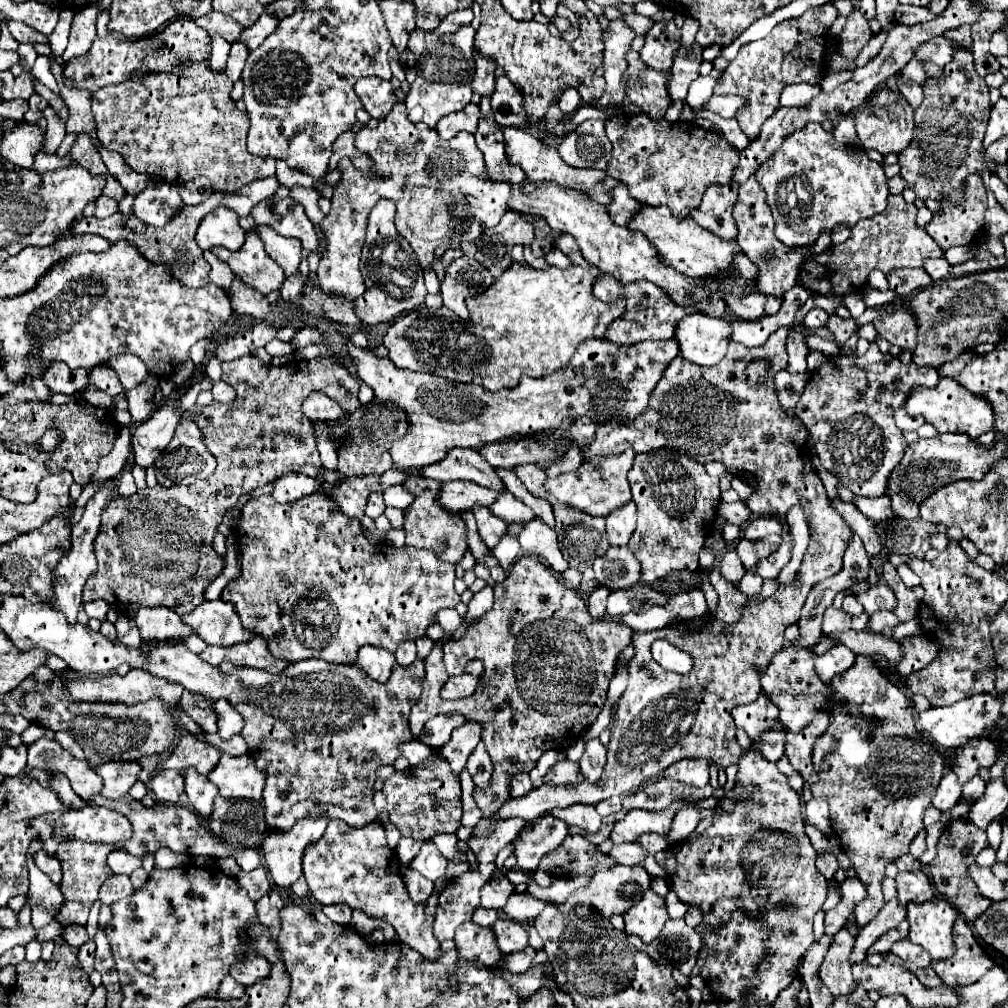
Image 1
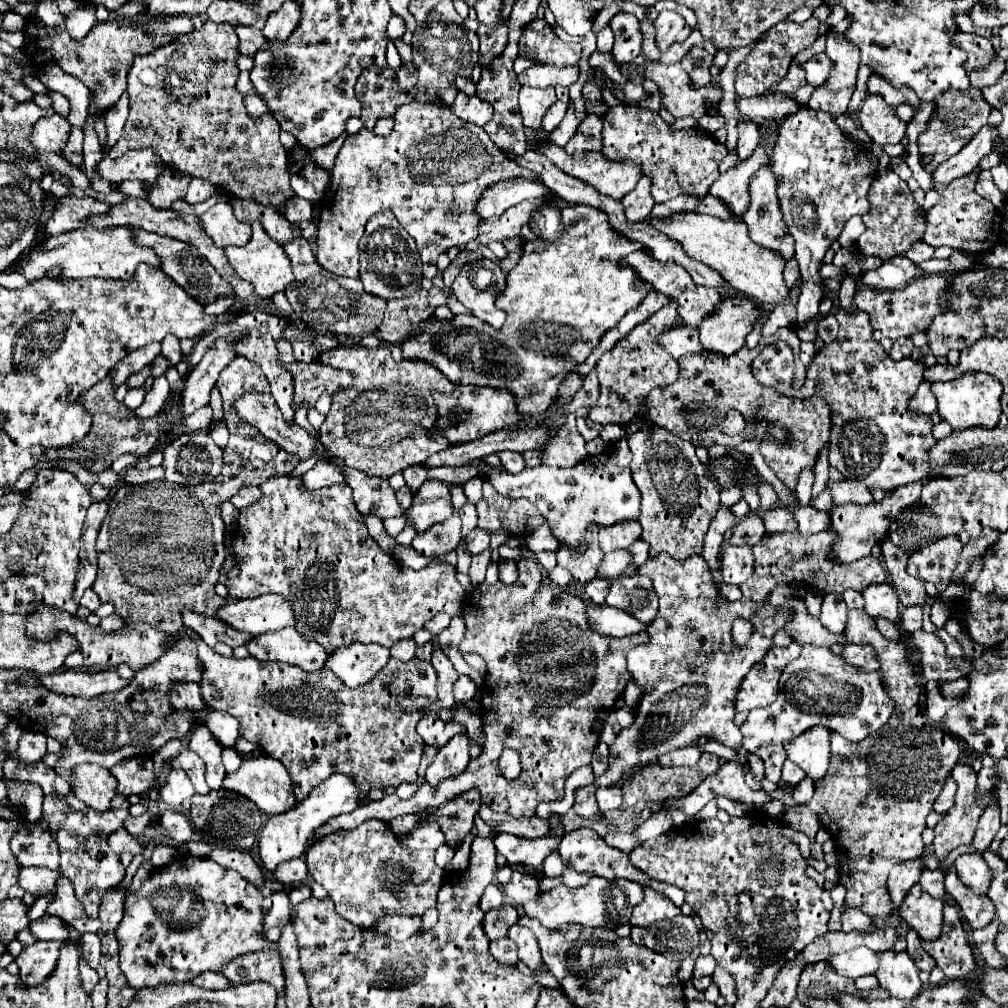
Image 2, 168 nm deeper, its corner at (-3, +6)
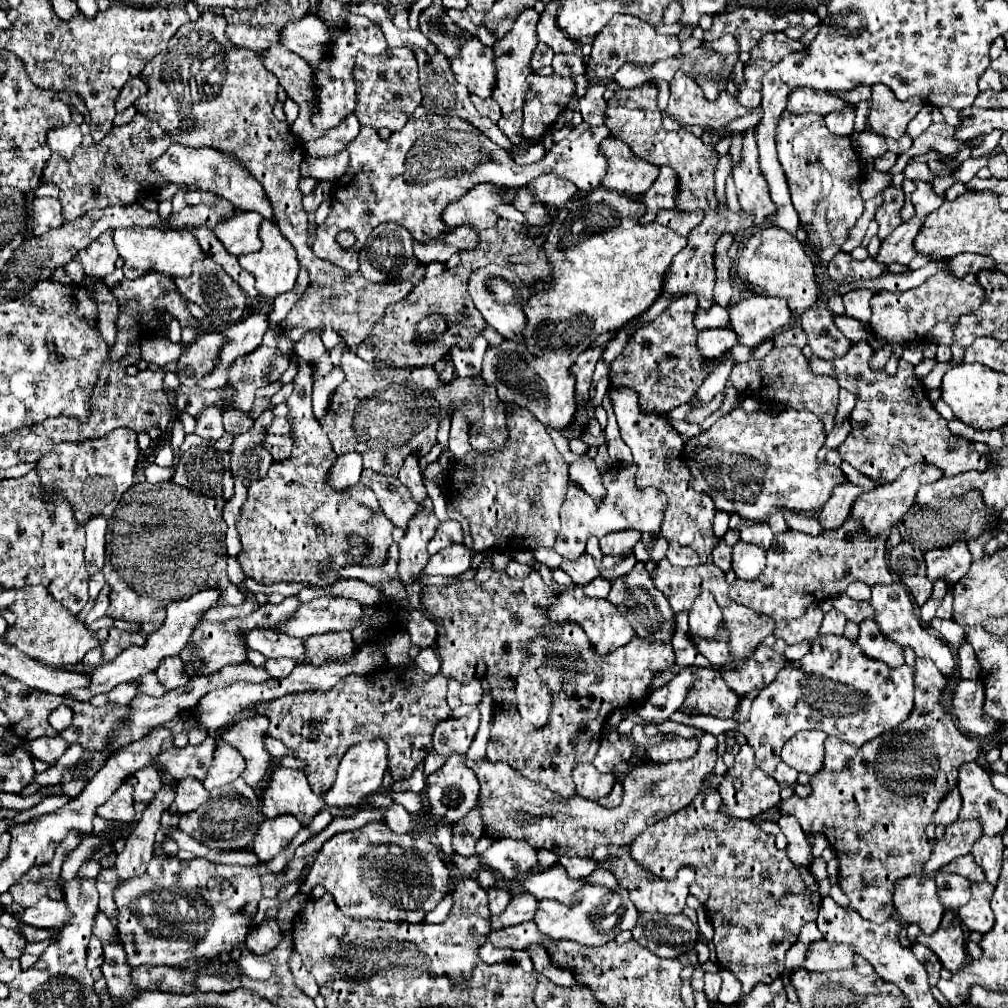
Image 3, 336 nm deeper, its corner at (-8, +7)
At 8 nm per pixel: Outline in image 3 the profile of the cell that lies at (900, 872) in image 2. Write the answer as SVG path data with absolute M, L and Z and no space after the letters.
M956 821L952 823L944 837L936 841L932 857L924 863L922 875L924 877L934 877L936 871L940 871L944 865L954 861L956 857L962 857L970 853L974 841L982 835L982 829L976 821Z

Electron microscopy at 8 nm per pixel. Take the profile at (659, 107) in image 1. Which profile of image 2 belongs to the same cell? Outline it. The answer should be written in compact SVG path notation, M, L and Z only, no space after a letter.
M649 62L649 66L653 66L649 70L649 78L657 82L659 90L663 90L663 104L675 118L703 118L709 110L719 108L723 98L721 84L693 88L691 78L687 78L687 72L679 64L659 66Z

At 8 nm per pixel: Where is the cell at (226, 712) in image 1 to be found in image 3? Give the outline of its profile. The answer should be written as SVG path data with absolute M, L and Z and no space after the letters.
M254 715L254 717L242 717L232 727L222 729L220 733L220 737L226 743L230 743L234 749L238 749L240 755L244 757L246 769L242 773L242 779L250 787L256 787L258 783L262 783L262 779L268 777L270 773L272 757L264 747L266 727L268 727L266 717Z

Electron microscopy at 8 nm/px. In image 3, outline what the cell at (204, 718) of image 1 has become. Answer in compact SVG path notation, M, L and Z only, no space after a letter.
M168 657L162 659L158 669L156 669L156 677L162 681L162 685L170 691L176 687L182 687L190 681L190 677L184 673L184 663L178 657Z

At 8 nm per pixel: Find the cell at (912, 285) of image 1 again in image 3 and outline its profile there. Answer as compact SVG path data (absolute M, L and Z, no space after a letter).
M840 251L836 257L828 263L828 275L836 283L854 283L854 281L864 281L864 279L876 279L884 273L888 273L886 265L866 259L866 261L854 261L848 253Z

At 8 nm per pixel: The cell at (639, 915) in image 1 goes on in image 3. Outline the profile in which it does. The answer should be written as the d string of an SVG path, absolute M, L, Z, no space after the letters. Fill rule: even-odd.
M608 847L610 855L606 857L606 863L602 863L602 869L608 869L616 875L618 885L628 887L630 891L630 899L636 905L636 909L640 913L664 913L664 915L678 915L684 911L686 907L686 897L688 897L688 887L692 885L694 873L690 867L682 867L680 873L676 875L676 879L660 879L660 877L652 877L652 873L644 873L644 869L640 869L640 865L636 865L636 861L630 859L630 851L628 847ZM610 859L616 859L616 863L608 863Z

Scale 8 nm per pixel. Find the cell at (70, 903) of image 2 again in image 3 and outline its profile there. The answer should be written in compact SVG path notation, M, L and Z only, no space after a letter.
M98 911L98 913L96 913L92 933L94 933L98 939L102 939L102 941L110 941L110 939L114 937L114 927L112 927L110 919L108 919L102 911Z

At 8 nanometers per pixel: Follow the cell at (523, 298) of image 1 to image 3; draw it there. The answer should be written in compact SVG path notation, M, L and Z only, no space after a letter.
M604 187L580 197L572 197L564 207L558 209L558 217L542 245L546 261L552 267L552 281L544 285L544 281L536 279L530 287L528 299L522 303L526 315L526 325L522 329L524 343L504 339L504 343L500 343L498 347L488 347L484 353L480 377L488 385L496 387L500 401L508 397L508 401L528 409L538 421L554 429L562 429L574 419L576 377L572 375L570 367L574 365L576 357L586 351L596 337L600 337L602 333L618 331L632 317L644 313L656 301L672 257L686 245L686 237L672 233L668 227L662 227L658 223L638 225L638 219L640 201L612 193Z

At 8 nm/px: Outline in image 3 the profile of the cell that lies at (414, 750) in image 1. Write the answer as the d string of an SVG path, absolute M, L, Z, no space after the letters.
M432 751L432 753L428 753L428 757L424 759L424 775L428 777L430 773L434 773L436 769L440 769L440 765L444 765L444 757L440 757L436 751Z

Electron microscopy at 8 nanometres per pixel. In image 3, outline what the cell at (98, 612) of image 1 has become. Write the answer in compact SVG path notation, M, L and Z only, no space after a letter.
M100 571L89 578L89 597L90 601L96 601L99 593L106 584L103 573Z

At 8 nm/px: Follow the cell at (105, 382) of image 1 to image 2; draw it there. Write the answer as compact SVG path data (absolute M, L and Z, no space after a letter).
M151 364L145 366L141 372L129 376L129 378L127 378L127 384L129 384L129 388L139 388L139 386L149 378L149 376L151 376Z

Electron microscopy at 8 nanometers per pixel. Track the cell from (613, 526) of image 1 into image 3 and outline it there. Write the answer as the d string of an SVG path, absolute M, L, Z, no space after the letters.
M628 529L628 531L620 531L620 533L608 533L608 537L600 539L600 549L604 555L620 555L620 553L628 553L634 549L634 545L640 541L642 533Z

